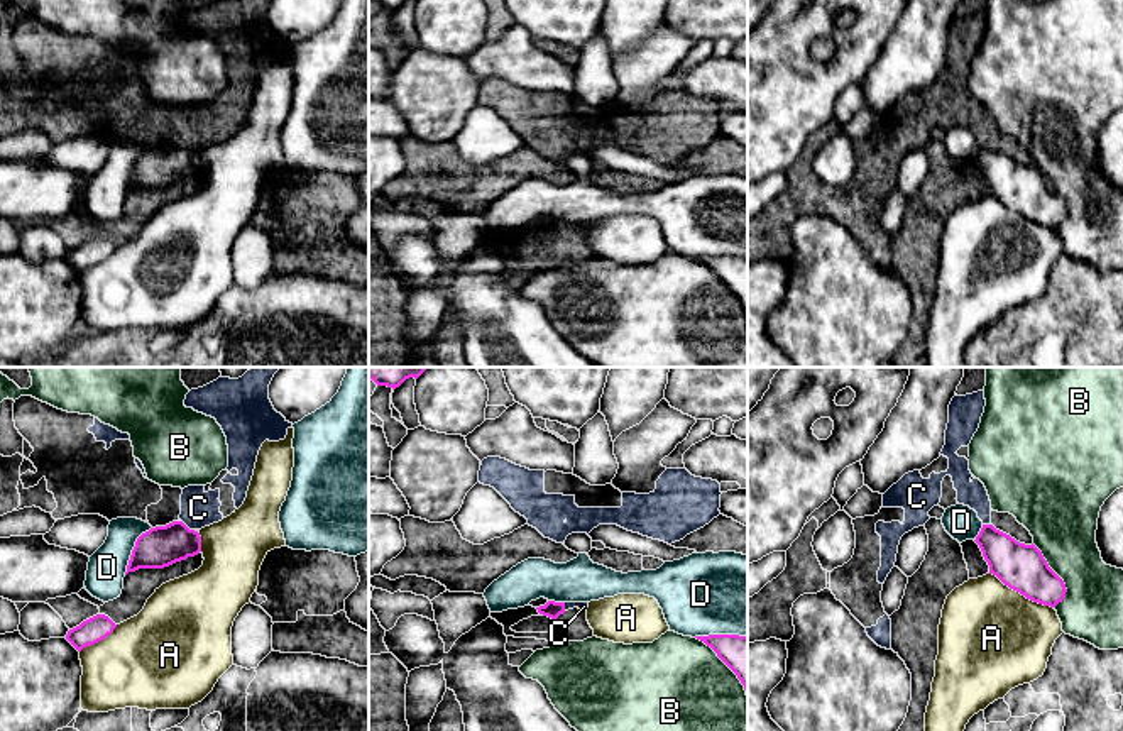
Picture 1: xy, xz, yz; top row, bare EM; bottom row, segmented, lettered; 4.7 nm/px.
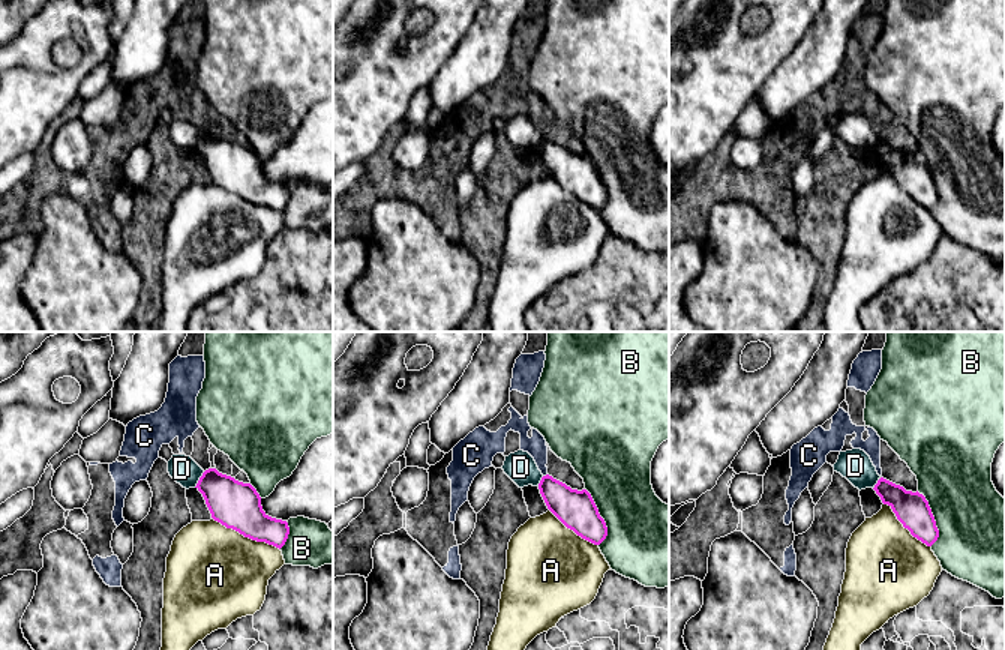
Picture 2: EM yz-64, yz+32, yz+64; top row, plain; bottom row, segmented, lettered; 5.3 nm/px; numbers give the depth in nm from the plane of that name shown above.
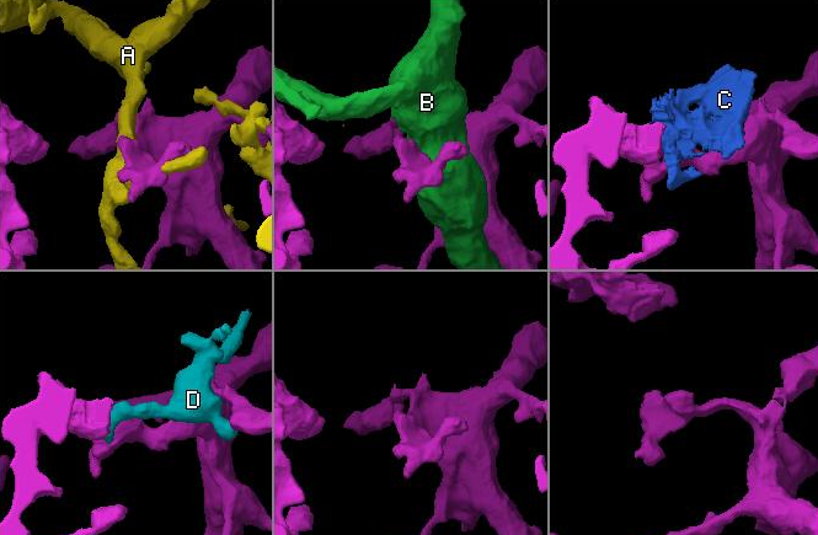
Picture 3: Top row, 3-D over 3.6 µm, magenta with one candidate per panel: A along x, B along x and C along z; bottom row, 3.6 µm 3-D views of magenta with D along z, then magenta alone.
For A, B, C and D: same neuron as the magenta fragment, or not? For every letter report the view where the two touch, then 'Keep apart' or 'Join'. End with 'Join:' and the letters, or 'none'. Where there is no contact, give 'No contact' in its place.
A: Touches magenta in yz. Keep apart
B: Touches magenta in yz. Keep apart
C: Touches magenta in xy. Keep apart
D: Touches magenta in xz. Keep apart
Join: none

